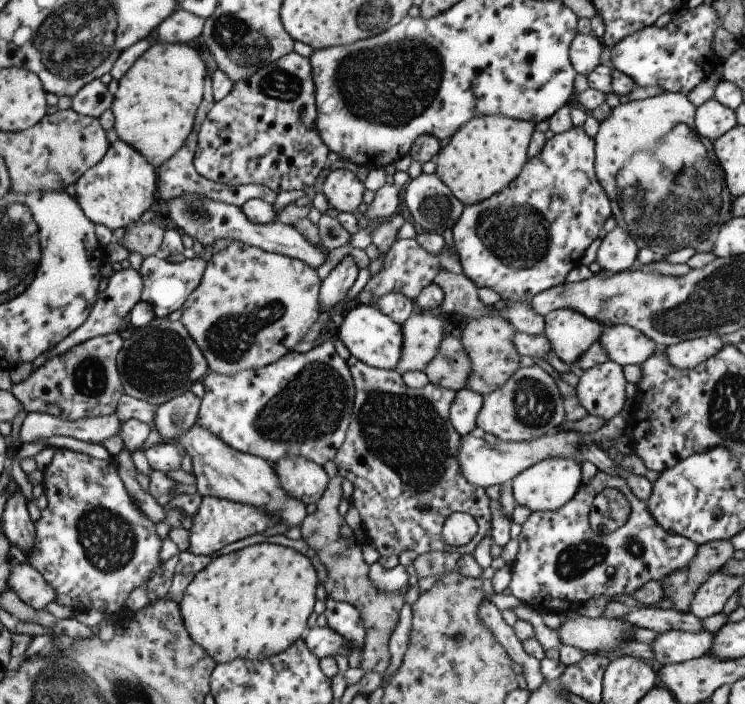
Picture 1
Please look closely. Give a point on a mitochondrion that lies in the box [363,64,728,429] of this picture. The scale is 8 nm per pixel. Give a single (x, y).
(686, 201)

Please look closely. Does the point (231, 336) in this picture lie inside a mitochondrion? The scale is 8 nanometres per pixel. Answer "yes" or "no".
yes

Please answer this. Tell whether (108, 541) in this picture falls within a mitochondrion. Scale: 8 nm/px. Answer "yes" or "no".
yes

